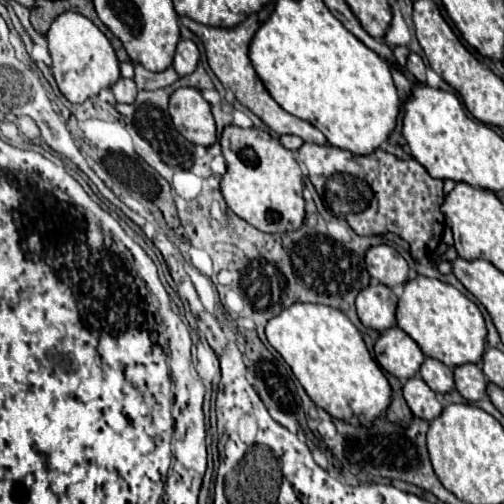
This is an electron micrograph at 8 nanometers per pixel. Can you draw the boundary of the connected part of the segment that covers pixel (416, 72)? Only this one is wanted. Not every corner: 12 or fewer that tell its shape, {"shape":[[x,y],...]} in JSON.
{"shape":[[410,53],[406,69],[416,81],[426,83],[426,65],[420,55]]}

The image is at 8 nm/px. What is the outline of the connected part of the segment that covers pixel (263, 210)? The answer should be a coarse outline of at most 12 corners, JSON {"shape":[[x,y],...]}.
{"shape":[[226,125],[220,191],[264,233],[304,221],[294,153]]}

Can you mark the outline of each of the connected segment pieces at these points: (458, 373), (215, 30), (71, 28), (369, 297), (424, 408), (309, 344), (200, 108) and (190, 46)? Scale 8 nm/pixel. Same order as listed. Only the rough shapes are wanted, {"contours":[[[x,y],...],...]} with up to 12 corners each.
{"contours":[[[476,363],[454,367],[454,385],[468,401],[486,395]],[[252,13],[230,29],[182,17],[224,89],[278,135],[328,143],[286,113],[248,59]],[[80,13],[48,33],[62,95],[84,103],[120,79],[106,35]],[[370,283],[356,297],[364,327],[386,331],[394,325],[396,295]],[[420,375],[402,385],[414,417],[432,421],[442,413],[436,393]],[[294,303],[266,339],[332,417],[372,421],[390,385],[342,311]],[[194,87],[170,95],[174,127],[194,145],[210,147],[216,125]],[[192,41],[178,43],[172,67],[180,77],[198,65],[198,47]]]}

